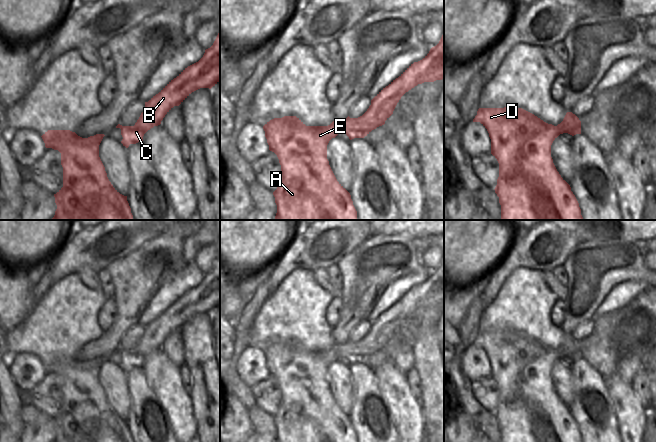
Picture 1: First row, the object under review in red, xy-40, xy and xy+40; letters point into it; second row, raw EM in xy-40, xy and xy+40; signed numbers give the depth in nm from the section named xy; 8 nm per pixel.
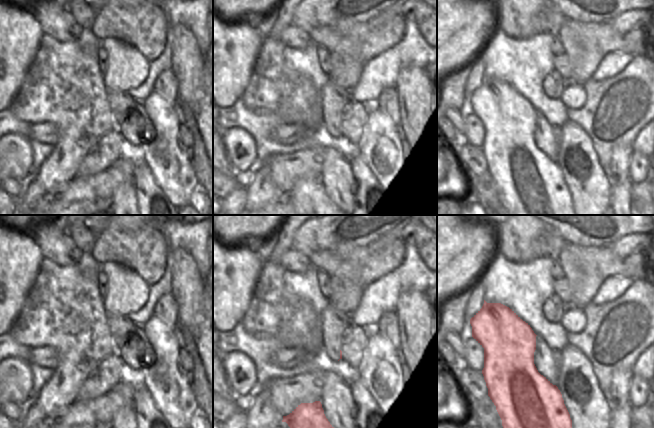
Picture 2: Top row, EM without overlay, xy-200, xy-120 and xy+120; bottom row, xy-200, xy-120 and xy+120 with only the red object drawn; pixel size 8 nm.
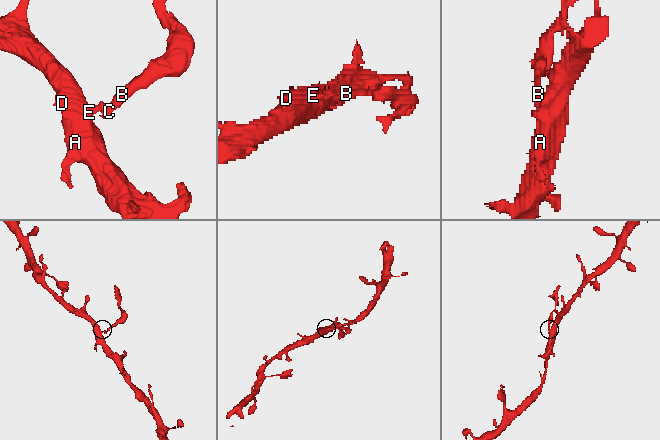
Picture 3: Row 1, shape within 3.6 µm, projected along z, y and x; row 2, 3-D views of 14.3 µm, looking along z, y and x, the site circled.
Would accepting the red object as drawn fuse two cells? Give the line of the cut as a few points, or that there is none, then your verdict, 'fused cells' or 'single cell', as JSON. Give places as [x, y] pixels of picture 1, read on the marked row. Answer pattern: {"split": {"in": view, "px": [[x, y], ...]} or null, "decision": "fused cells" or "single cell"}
{"split": {"in": "xy", "px": [[331, 123], [339, 132]]}, "decision": "fused cells"}

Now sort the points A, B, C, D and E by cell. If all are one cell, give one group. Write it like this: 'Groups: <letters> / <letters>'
Groups: A D E / B C

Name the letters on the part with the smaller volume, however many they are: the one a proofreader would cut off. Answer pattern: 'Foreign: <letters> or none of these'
Foreign: B, C

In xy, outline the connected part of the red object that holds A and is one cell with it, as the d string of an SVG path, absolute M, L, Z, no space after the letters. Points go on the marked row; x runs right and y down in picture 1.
M296 116L274 118L263 129L269 145L281 165L281 181L273 192L277 213L275 220L358 220L350 193L337 181L327 159L327 145L339 134L339 129L328 126L306 126Z

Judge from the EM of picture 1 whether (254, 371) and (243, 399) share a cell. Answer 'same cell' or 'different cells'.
different cells

